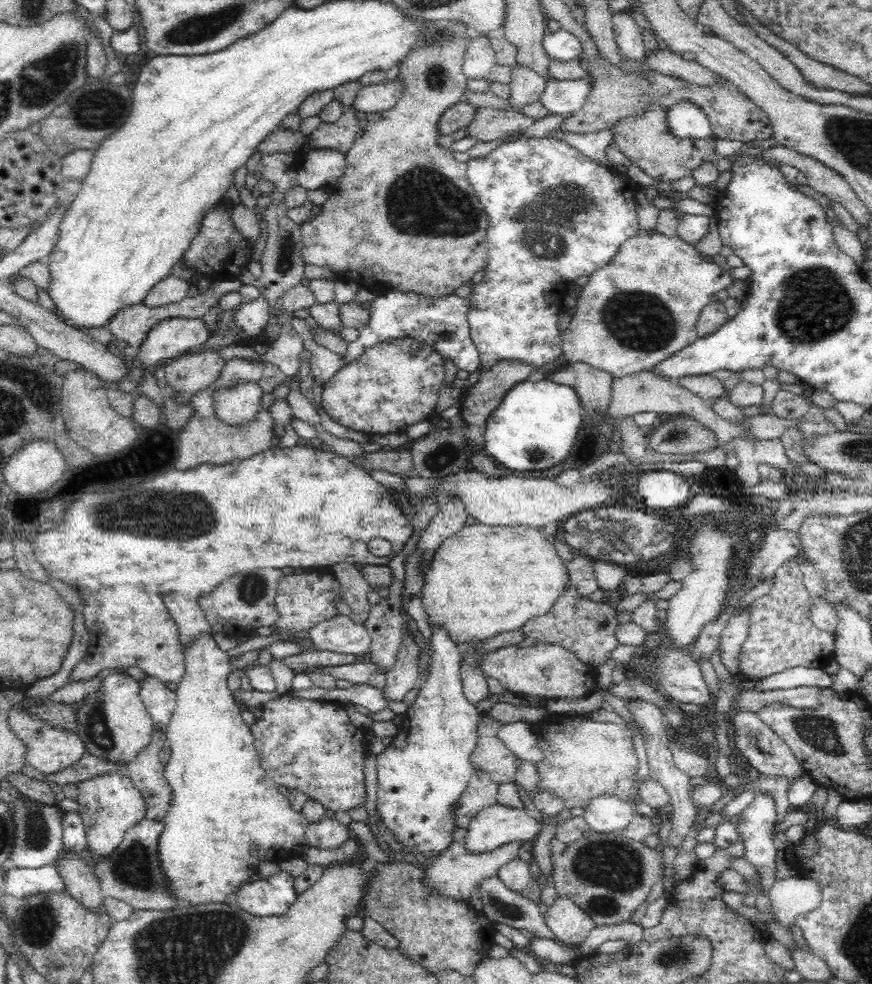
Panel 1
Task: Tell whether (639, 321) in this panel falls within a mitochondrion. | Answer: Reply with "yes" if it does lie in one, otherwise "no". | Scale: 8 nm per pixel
yes

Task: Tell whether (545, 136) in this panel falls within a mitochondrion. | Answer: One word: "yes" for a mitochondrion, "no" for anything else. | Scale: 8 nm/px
no

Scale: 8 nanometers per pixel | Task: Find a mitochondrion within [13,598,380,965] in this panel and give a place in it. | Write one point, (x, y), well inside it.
(134, 868)

